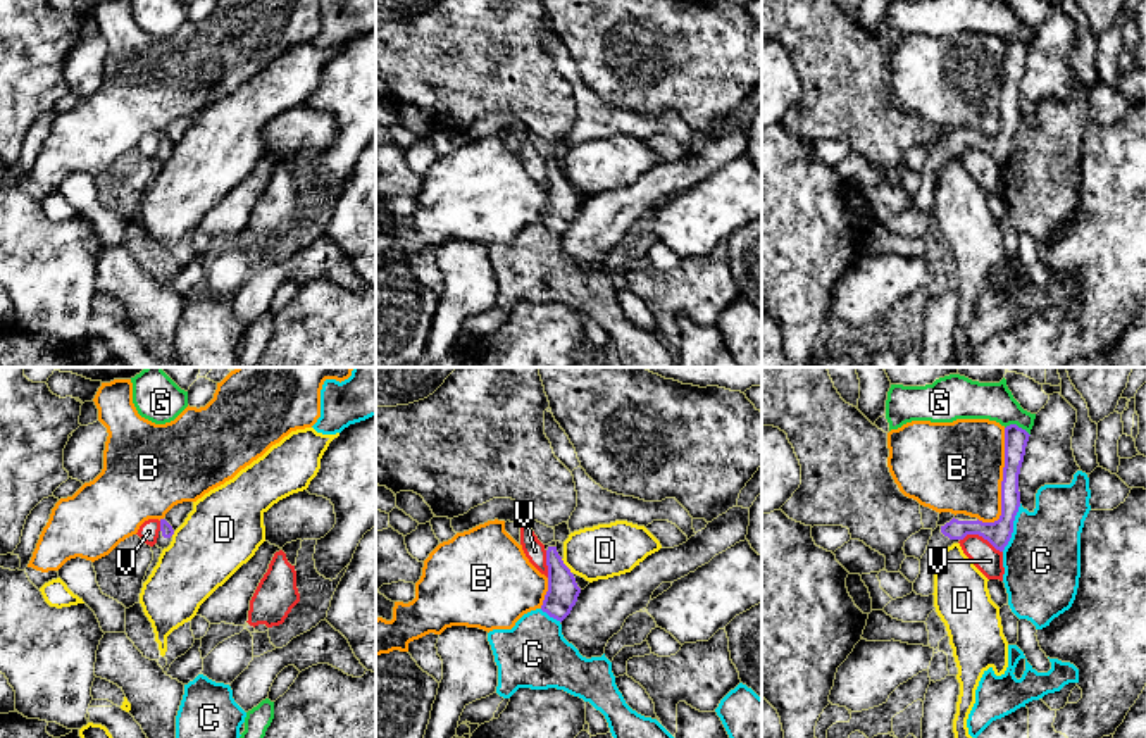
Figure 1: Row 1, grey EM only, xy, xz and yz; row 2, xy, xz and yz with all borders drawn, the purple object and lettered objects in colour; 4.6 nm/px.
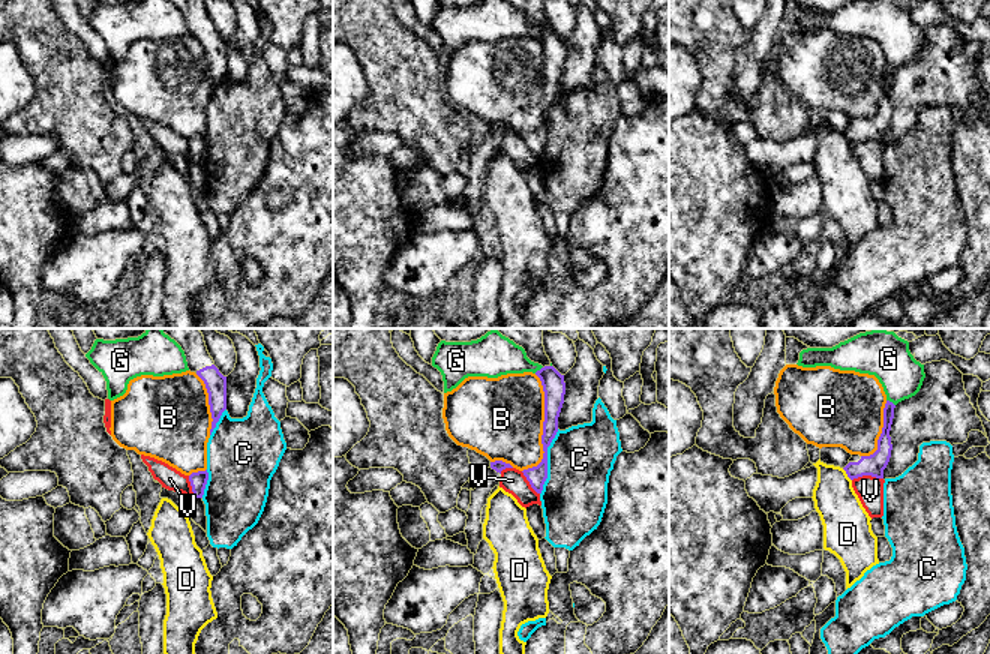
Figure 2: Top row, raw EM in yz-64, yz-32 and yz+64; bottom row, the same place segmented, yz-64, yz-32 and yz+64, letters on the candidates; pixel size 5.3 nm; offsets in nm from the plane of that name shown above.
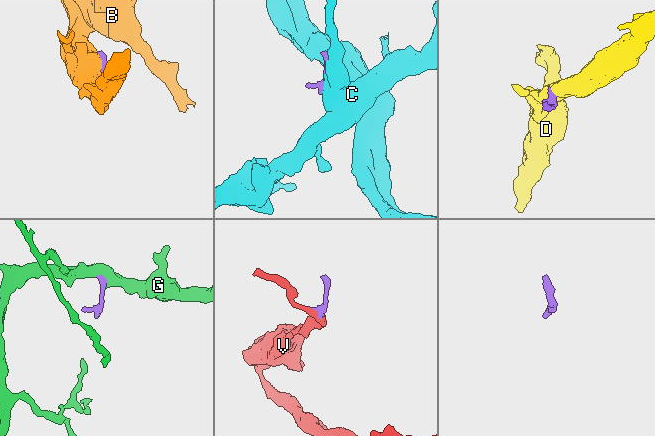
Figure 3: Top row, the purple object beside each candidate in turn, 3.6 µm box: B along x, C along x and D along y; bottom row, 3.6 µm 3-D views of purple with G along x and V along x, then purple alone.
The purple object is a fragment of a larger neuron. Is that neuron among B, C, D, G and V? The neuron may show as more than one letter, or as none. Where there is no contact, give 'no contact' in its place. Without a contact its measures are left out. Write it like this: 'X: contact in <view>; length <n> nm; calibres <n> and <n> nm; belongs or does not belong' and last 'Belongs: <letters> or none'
B: contact in yz; length 460 nm; calibres 120 and 420 nm; does not belong
C: contact in yz; length 240 nm; calibres 120 and 360 nm; does not belong
D: contact in xz; length 90 nm; calibres 150 and 260 nm; does not belong
G: contact in yz; length 130 nm; calibres 110 and 160 nm; does not belong
V: contact in yz; length 220 nm; calibres 120 and 130 nm; does not belong
Belongs: none

